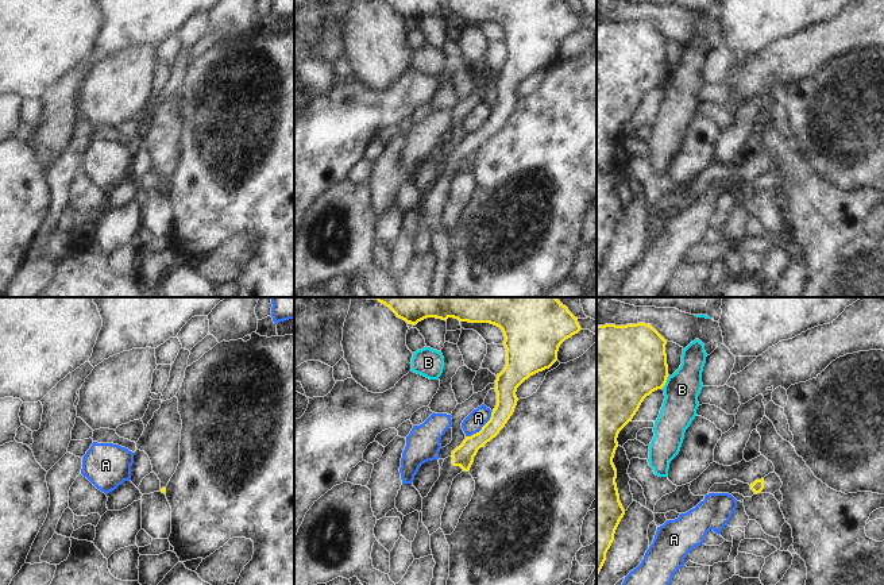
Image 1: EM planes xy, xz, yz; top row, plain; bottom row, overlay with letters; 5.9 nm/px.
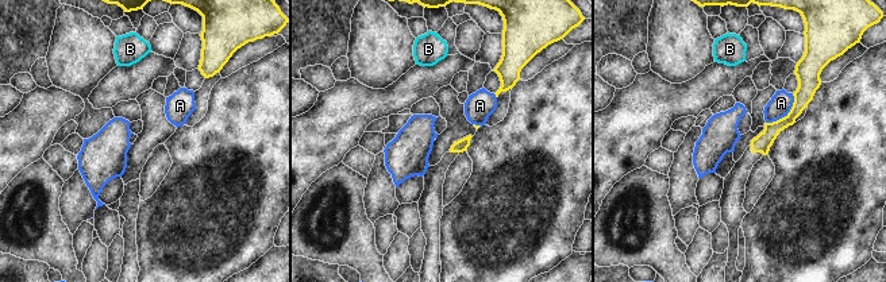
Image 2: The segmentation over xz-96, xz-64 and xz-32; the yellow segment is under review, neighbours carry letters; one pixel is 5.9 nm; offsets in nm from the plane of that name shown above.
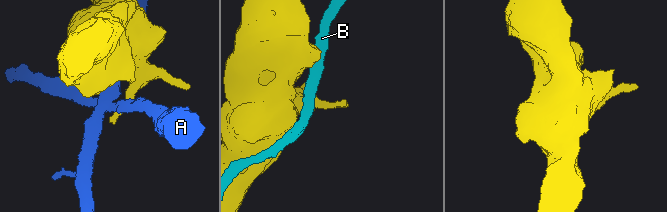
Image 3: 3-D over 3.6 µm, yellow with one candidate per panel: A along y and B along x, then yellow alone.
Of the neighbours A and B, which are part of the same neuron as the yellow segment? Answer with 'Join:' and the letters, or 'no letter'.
Join: no letter

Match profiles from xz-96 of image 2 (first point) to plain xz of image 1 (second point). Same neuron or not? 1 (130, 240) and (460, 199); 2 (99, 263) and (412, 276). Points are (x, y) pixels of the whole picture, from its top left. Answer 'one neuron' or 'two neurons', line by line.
1: two neurons
2: two neurons

